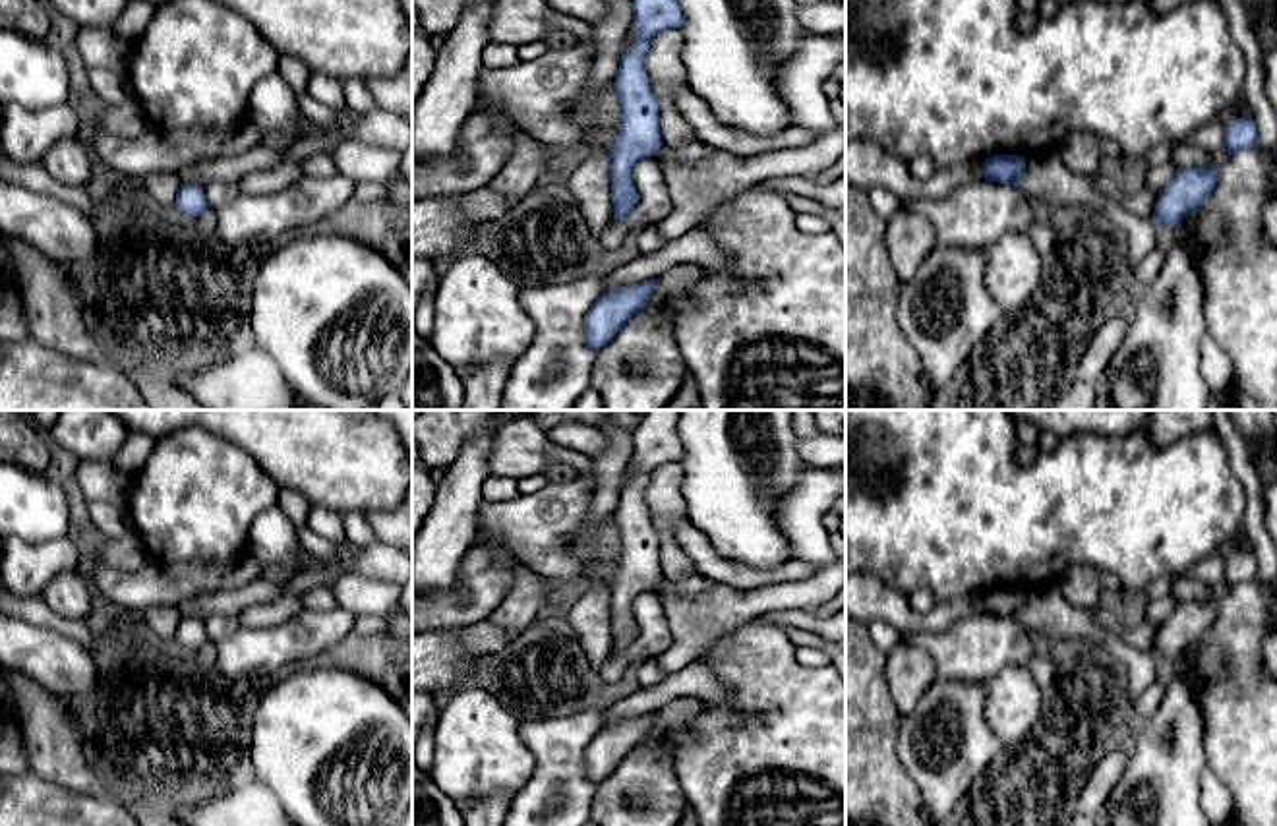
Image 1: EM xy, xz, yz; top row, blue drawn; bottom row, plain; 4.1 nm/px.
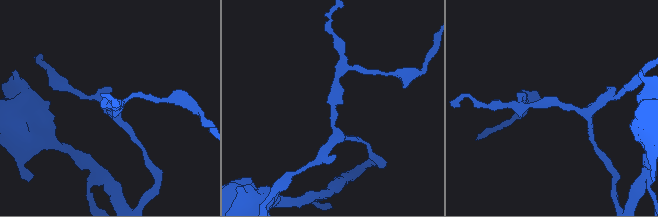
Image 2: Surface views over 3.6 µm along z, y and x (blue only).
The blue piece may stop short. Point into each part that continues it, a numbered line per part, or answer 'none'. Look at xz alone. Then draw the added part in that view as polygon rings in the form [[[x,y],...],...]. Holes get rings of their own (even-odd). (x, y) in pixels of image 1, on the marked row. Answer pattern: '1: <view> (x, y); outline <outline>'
none

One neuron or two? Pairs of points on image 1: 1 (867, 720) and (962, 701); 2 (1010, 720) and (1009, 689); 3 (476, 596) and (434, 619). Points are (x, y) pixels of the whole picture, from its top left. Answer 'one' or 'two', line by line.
1: two
2: one
3: one

